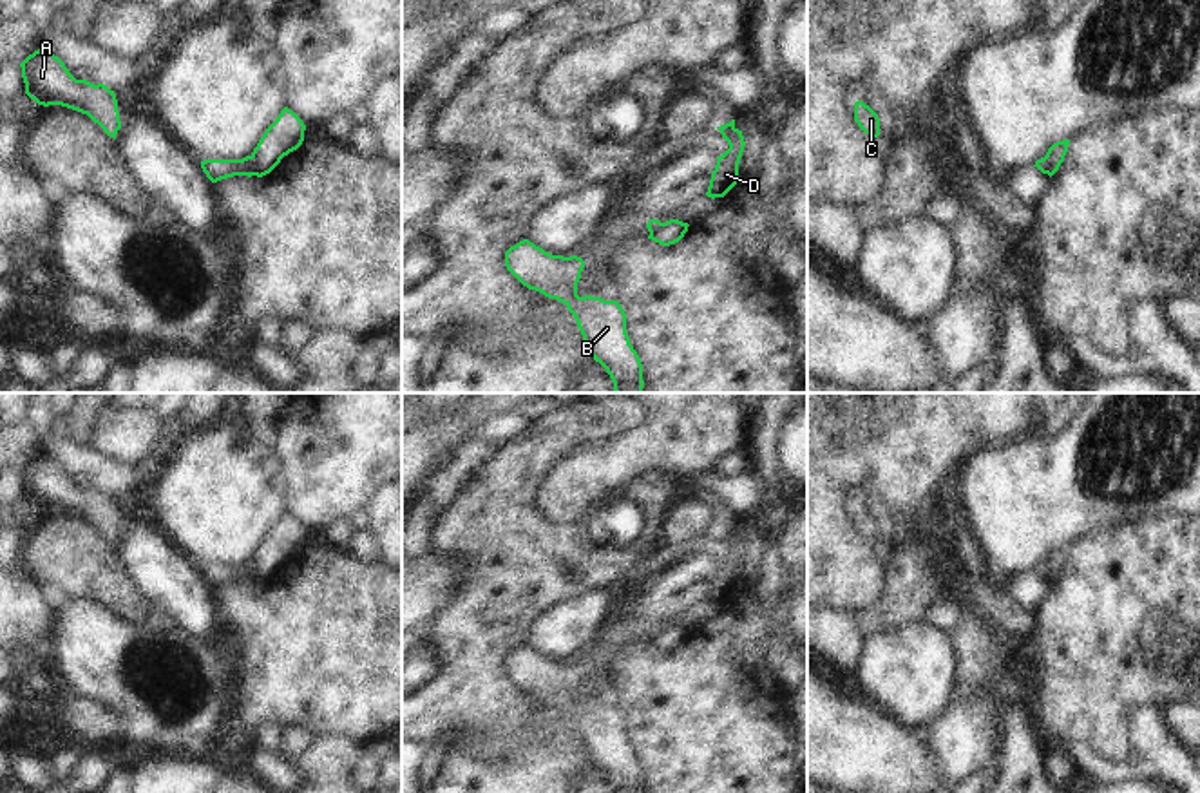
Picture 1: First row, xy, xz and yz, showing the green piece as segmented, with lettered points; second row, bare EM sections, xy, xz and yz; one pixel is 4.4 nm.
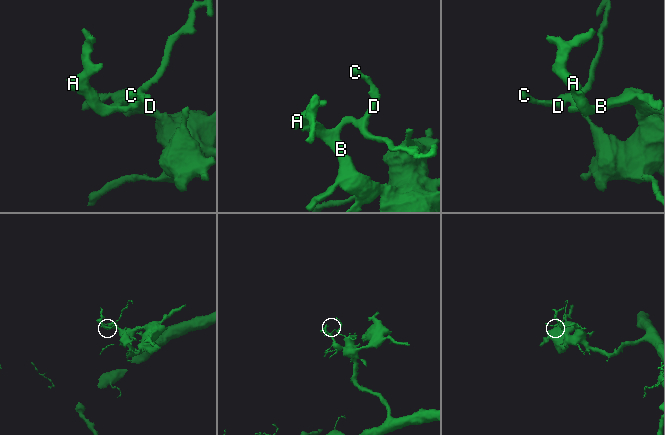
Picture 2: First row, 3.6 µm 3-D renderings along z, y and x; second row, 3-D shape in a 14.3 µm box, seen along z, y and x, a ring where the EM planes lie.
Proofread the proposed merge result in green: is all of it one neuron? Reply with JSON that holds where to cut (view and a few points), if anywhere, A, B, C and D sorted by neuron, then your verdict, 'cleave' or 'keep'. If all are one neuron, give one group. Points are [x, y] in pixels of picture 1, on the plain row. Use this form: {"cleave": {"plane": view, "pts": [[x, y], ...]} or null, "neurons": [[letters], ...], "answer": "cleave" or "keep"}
{"cleave": {"plane": "xy", "pts": [[250, 562], [254, 580]]}, "neurons": [["A", "B"], ["C", "D"]], "answer": "cleave"}

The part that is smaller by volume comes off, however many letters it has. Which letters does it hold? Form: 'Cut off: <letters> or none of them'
Cut off: C, D

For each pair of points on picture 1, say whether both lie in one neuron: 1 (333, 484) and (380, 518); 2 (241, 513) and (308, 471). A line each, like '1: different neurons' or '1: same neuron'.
1: different neurons
2: different neurons

